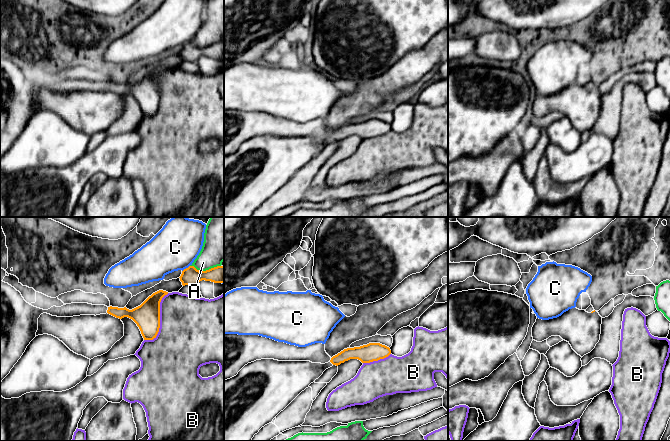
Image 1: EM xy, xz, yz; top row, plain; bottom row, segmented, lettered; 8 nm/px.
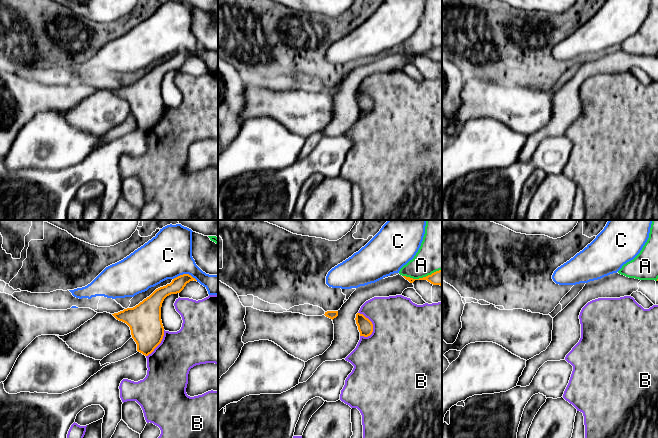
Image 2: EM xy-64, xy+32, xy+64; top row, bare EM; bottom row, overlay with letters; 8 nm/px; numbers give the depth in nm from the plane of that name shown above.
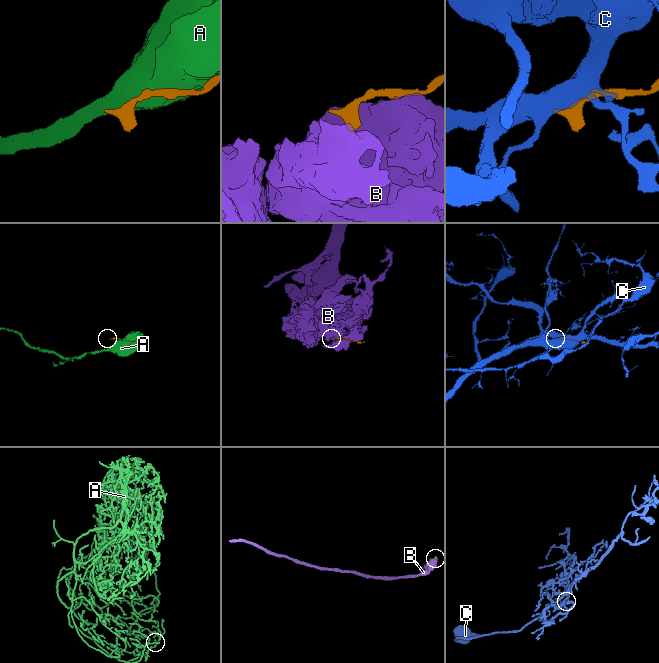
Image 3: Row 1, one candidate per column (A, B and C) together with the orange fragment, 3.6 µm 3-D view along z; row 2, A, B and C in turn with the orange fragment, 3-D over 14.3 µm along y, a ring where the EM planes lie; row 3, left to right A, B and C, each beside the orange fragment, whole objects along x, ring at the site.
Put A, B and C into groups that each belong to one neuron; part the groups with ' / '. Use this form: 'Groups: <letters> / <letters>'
Groups: A / B / C

